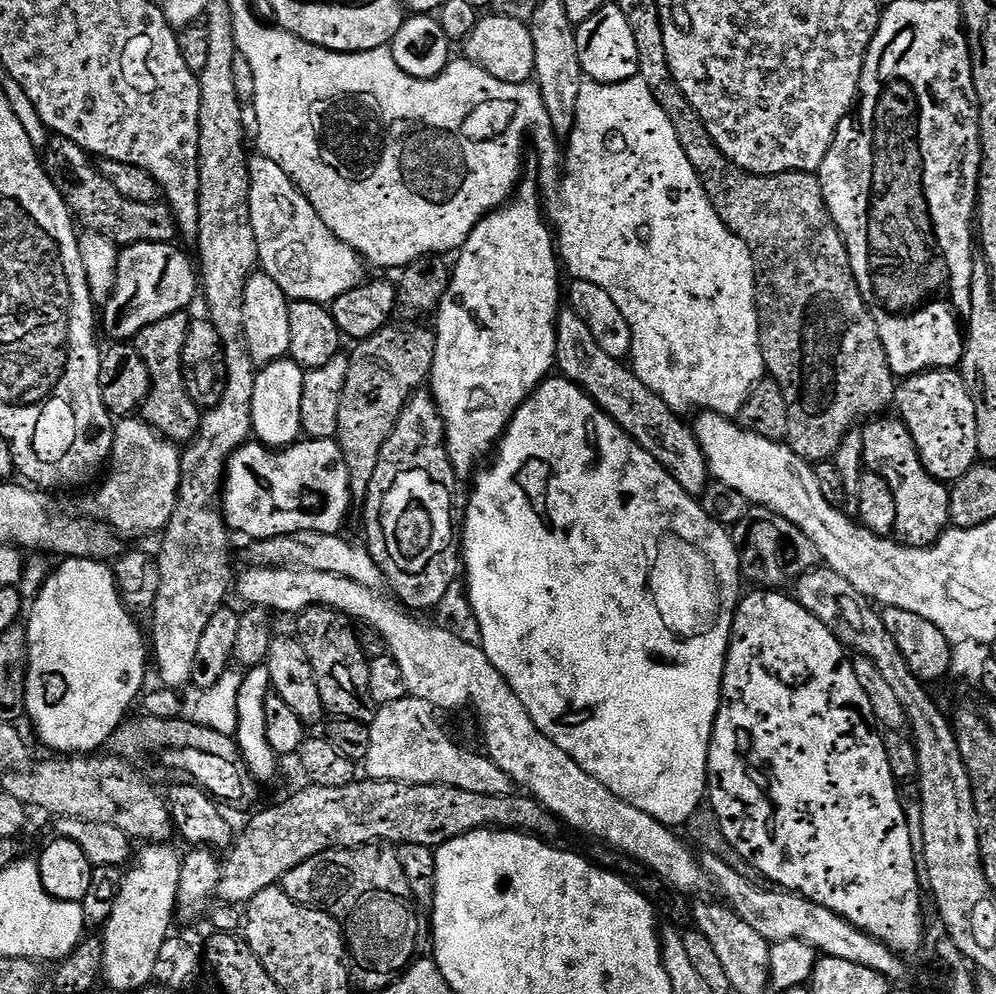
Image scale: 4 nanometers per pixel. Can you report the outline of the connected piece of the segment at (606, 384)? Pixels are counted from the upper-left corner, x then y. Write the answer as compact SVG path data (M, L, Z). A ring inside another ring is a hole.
M571 306L561 307L556 317L556 363L559 375L574 382L617 424L650 458L659 462L672 475L674 482L682 486L691 496L703 497L710 483L708 460L696 440L695 431L679 420L668 403L646 382L637 378L636 373L624 360L615 360L598 346L590 326L582 322L579 314Z

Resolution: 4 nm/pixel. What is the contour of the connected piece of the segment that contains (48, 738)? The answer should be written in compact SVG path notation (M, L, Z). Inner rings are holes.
M65 559L64 564L56 573L49 575L45 579L40 593L36 595L34 603L31 605L32 617L26 620L28 629L28 685L24 691L24 706L27 719L32 719L32 724L36 727L36 732L40 735L40 740L48 748L53 748L56 754L92 754L111 741L112 735L121 724L125 723L129 715L128 707L132 703L141 699L145 691L144 671L150 668L150 648L146 643L146 636L140 633L140 628L136 625L137 617L130 611L128 604L120 589L116 585L116 578L113 569L107 563L99 560L74 560Z

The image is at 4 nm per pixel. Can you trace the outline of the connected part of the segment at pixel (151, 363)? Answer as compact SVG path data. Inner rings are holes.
M187 311L170 314L146 326L134 338L136 350L145 362L151 380L148 399L142 405L142 419L177 446L187 445L196 437L202 415L201 409L197 408L186 390L182 370L182 346L186 346L186 334L192 325L188 315Z

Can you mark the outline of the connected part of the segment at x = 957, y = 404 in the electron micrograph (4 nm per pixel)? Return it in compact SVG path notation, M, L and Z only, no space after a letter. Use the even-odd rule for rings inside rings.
M933 370L909 376L897 387L894 405L916 443L924 468L936 480L955 482L978 463L978 422L963 376L956 370Z

